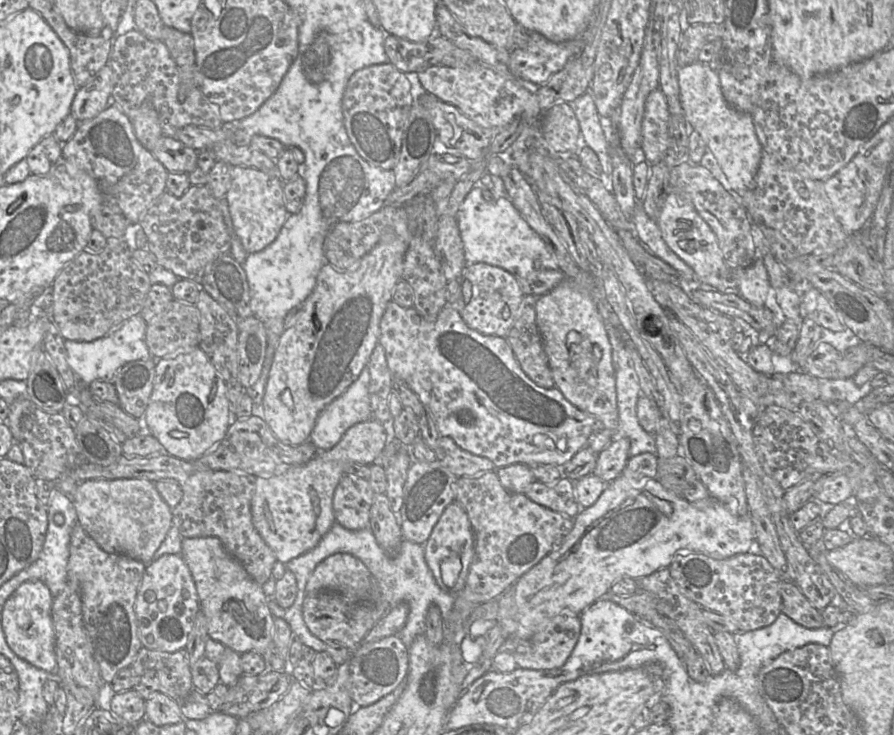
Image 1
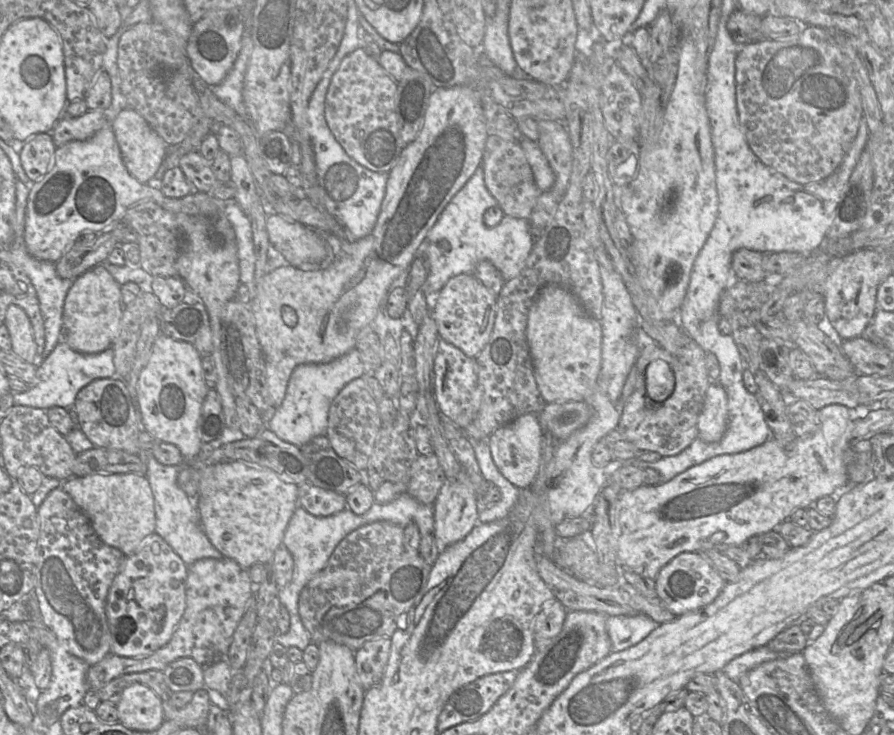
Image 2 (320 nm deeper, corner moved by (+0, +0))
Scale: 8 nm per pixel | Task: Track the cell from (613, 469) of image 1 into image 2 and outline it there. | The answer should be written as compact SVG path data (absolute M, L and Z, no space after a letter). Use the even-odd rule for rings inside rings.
M683 329L681 350L671 354L654 341L644 341L634 366L637 379L632 394L621 403L617 429L631 441L639 451L652 451L663 457L675 456L689 447L698 437L698 418L704 405L707 389L712 382L706 368L706 352ZM655 360L665 360L675 372L675 388L663 402L653 401L645 386L645 369Z

